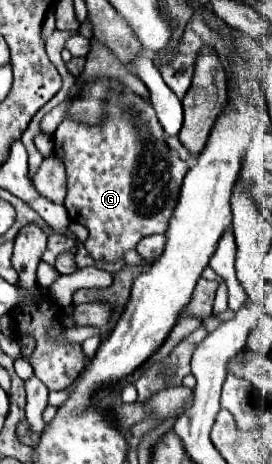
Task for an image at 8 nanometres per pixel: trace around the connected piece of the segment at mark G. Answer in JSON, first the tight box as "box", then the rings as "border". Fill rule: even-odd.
{"box":[53,90,189,262],"border":[[[109,90],[103,110],[107,116],[99,124],[63,120],[53,134],[53,152],[67,170],[65,208],[73,222],[89,230],[87,252],[95,260],[117,262],[141,238],[167,230],[189,164],[179,154],[169,154],[167,134],[147,98]]]}

